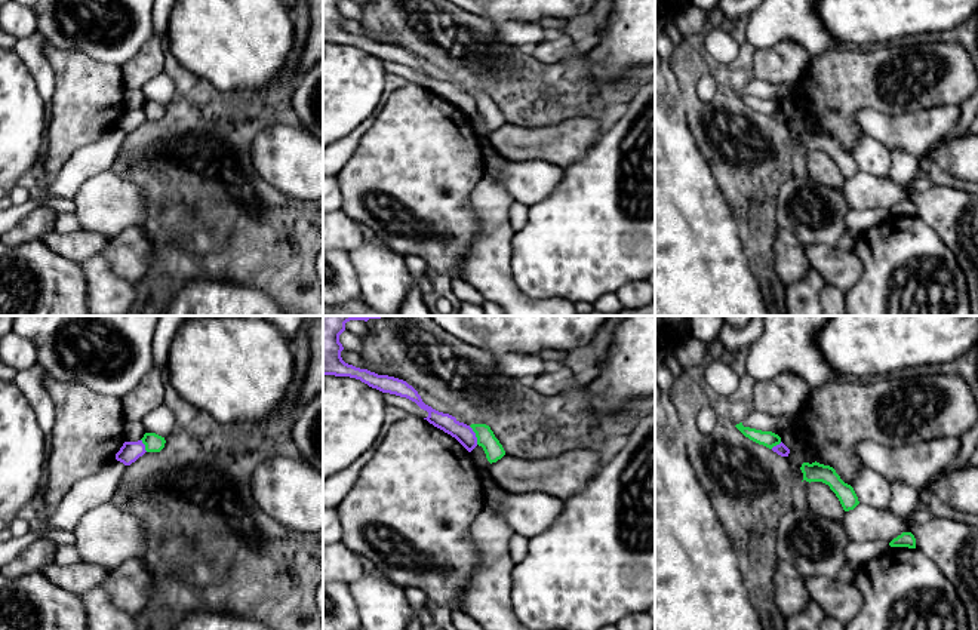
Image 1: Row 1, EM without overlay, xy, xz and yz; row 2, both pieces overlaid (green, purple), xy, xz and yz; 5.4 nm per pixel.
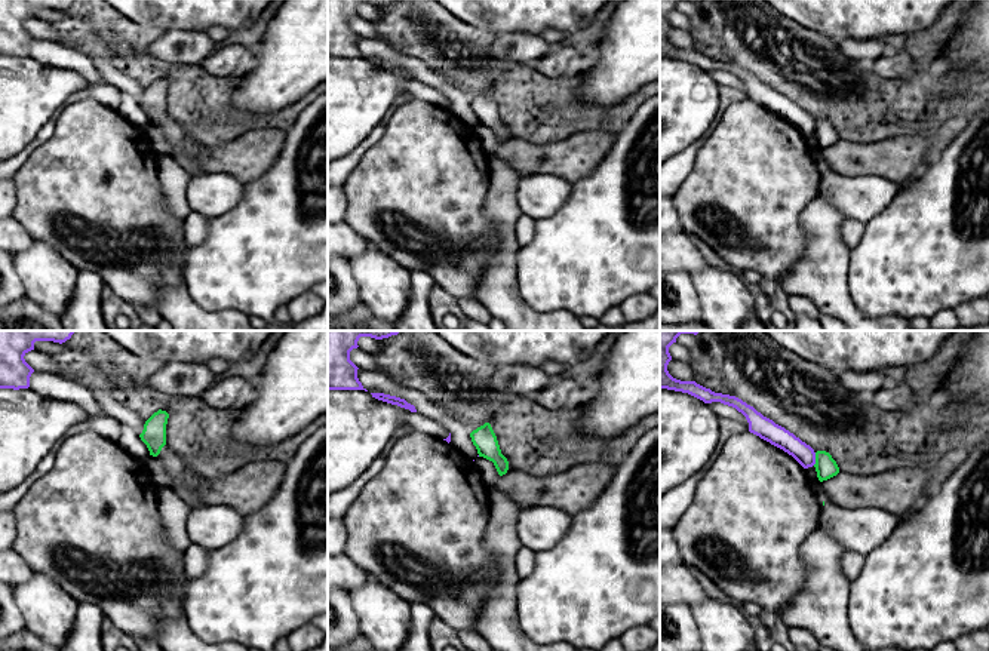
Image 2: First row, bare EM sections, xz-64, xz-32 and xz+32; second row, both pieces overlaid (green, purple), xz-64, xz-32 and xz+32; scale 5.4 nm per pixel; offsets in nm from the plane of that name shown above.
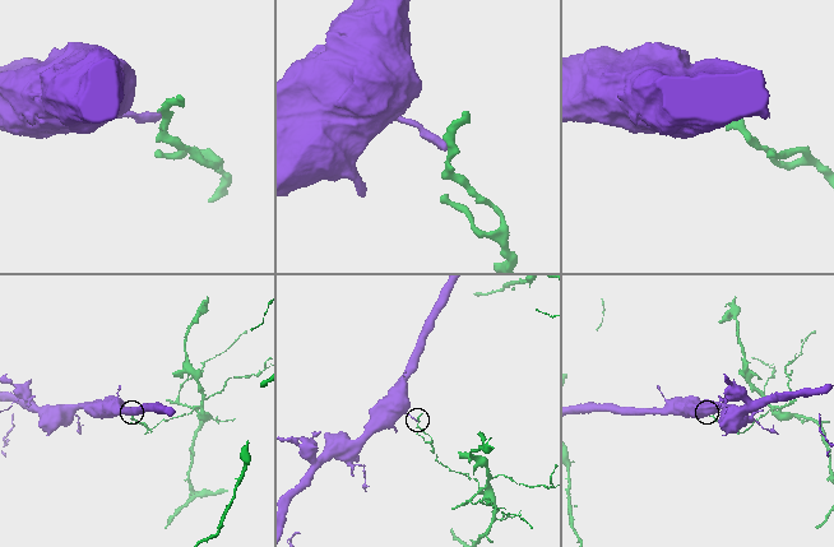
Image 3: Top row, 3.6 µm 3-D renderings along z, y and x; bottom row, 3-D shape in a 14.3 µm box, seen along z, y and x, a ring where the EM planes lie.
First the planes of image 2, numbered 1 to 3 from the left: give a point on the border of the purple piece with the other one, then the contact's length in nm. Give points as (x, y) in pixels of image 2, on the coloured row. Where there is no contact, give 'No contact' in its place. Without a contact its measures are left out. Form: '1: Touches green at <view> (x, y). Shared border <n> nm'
1: No contact
2: No contact
3: Touches green at xz+32 (816, 458). Shared border 70 nm

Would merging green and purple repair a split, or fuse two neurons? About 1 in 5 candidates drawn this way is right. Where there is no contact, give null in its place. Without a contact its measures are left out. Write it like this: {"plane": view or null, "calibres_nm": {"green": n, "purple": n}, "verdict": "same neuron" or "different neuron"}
{"plane": "xz", "calibres_nm": {"green": 100, "purple": 100}, "verdict": "different neuron"}

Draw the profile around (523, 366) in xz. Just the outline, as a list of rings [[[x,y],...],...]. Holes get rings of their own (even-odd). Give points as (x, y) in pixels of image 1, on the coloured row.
[[[502,353],[495,356],[495,372],[530,381],[551,368],[539,354]]]

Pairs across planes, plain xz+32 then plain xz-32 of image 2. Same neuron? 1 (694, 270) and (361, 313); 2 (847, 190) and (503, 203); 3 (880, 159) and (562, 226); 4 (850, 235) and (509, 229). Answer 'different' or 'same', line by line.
1: different
2: different
3: different
4: different

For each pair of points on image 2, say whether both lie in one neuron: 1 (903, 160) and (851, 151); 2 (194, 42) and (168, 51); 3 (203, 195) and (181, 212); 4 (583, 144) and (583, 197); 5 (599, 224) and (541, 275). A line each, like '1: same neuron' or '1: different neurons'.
1: same neuron
2: same neuron
3: different neurons
4: different neurons
5: same neuron

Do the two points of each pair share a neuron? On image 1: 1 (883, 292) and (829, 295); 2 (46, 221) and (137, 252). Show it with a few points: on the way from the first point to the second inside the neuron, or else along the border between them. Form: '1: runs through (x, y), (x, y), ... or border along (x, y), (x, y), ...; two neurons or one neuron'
1: border along (861, 263), (861, 277), (845, 292), (843, 300); two neurons
2: border along (54, 229), (37, 239), (21, 242); two neurons

